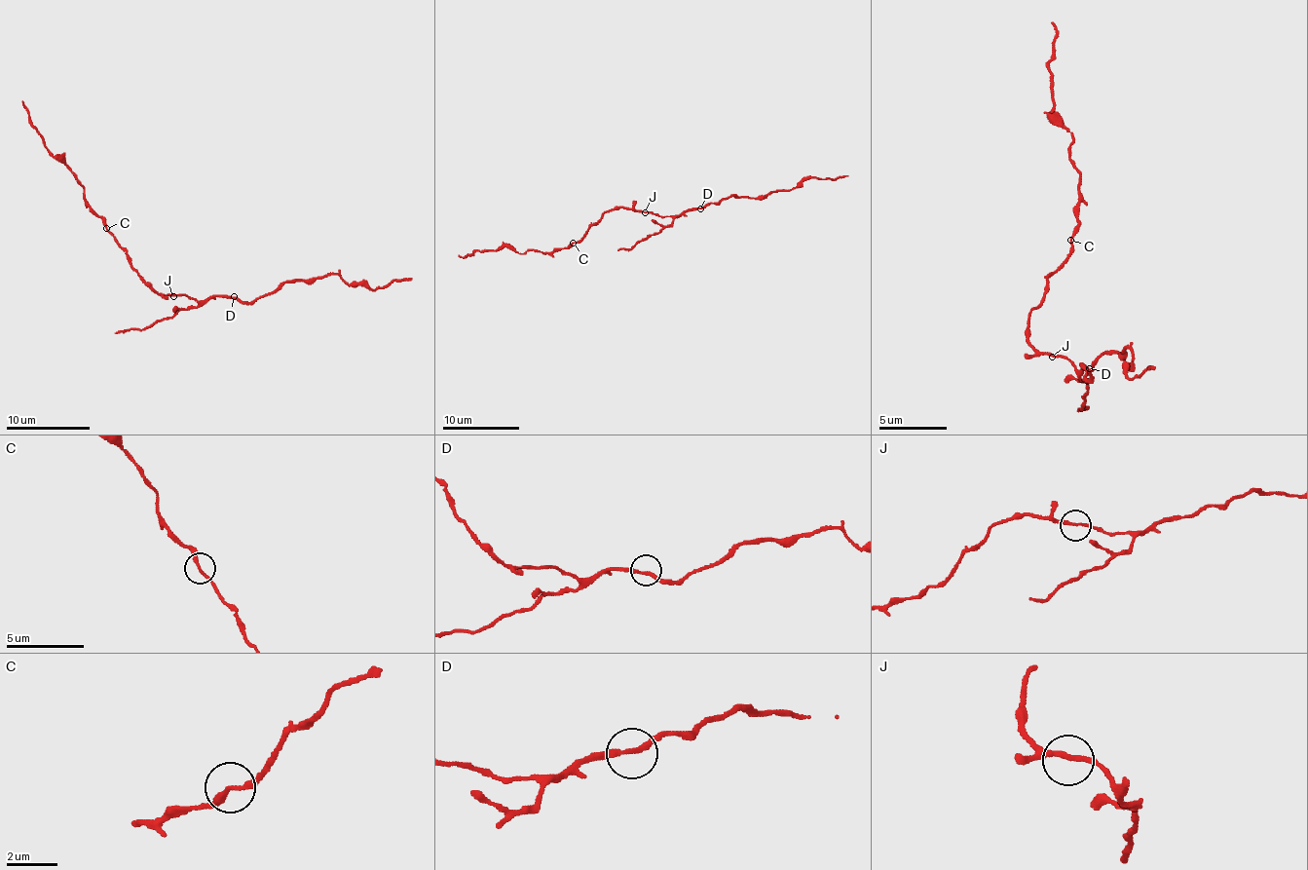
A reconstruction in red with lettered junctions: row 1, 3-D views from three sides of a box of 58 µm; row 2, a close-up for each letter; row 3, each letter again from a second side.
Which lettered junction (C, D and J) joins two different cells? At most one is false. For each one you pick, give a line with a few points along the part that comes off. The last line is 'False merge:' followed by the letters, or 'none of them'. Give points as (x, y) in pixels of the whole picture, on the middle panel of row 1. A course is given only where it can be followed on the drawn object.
C: Course of the part to remove: (574, 242), (547, 253), (527, 250), (520, 254), (508, 248), (499, 247), (463, 256), (458, 254)
False merge: C

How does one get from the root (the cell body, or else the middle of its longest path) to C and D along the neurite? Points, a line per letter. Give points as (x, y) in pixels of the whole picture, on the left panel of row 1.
C: (173, 294), (157, 292), (131, 265), (129, 254), (107, 229)
D: (173, 294), (182, 293), (199, 301), (234, 296)

